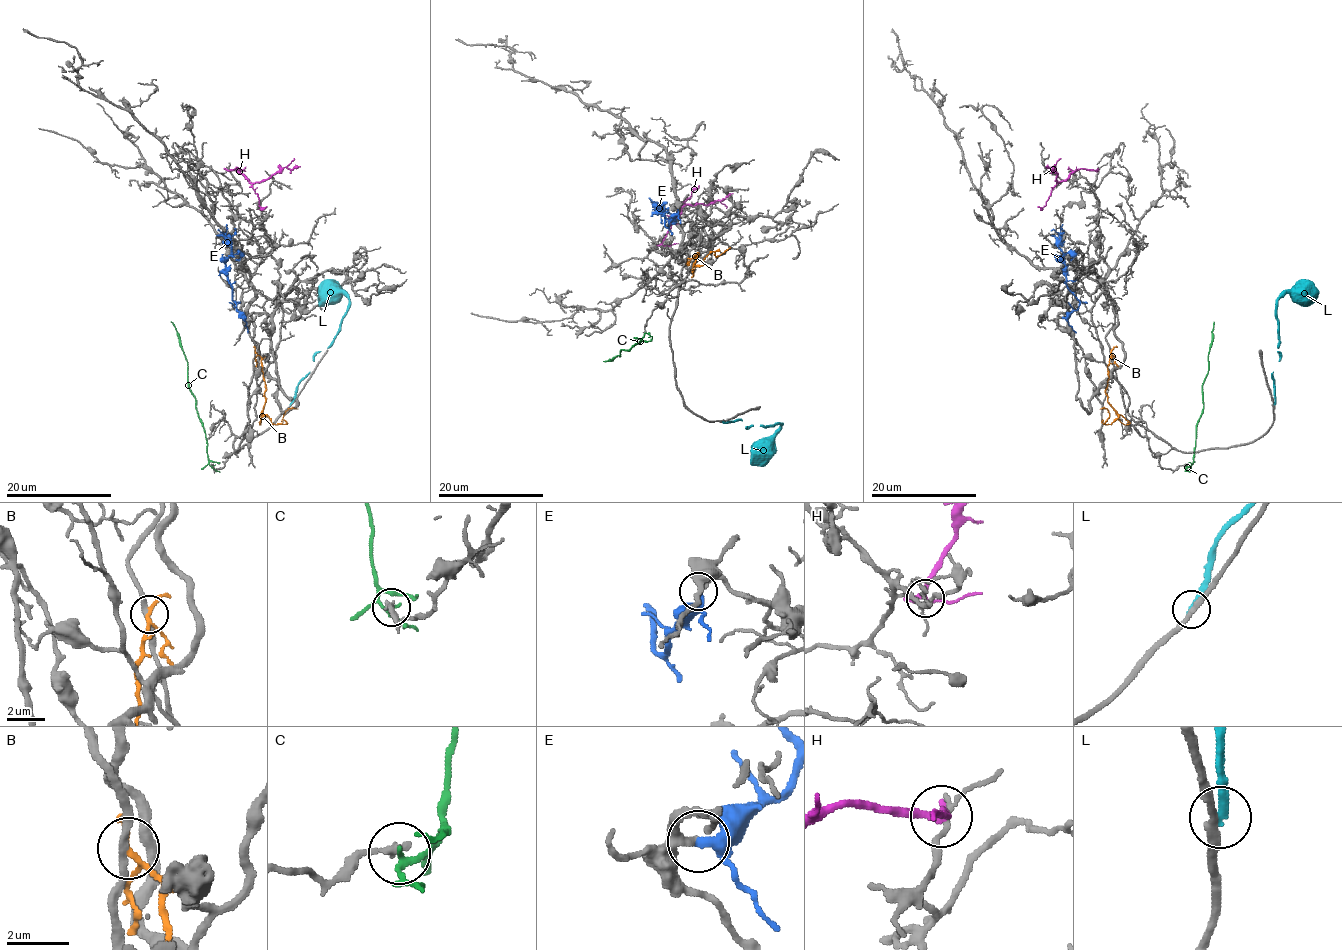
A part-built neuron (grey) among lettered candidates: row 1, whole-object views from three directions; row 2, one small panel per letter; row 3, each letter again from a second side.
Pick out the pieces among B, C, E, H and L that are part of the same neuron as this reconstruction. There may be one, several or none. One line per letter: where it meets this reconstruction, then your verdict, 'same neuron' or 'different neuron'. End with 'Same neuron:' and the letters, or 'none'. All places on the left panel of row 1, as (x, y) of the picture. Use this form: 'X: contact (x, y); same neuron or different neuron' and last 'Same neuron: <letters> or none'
B: contact (255, 352); different neuron
C: contact (212, 465); different neuron
E: contact (245, 317); same neuron
H: contact (229, 170); different neuron
L: contact (291, 403); different neuron
Same neuron: E

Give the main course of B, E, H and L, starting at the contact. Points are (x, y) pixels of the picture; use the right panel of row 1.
B: (1111, 351), (1106, 391), (1107, 402), (1118, 418), (1105, 424), (1109, 411), (1099, 408)
E: (1062, 317), (1068, 317), (1078, 306), (1080, 300), (1066, 284), (1060, 239), (1057, 232), (1050, 231)
H: (1097, 170), (1076, 169), (1057, 182), (1056, 170), (1045, 166)
L: (1274, 403), (1273, 371), (1279, 355), (1278, 300), (1296, 291), (1310, 291), (1318, 297)

